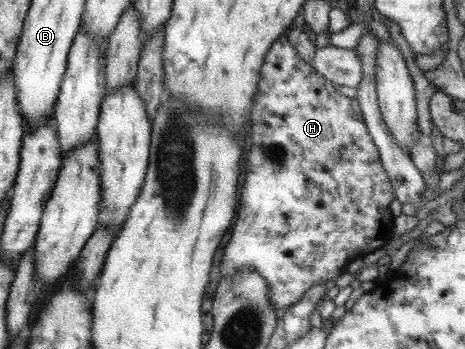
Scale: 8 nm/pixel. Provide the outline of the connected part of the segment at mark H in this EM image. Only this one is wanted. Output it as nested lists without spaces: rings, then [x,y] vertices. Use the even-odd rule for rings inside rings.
[[[285,34],[277,37],[272,46],[269,46],[255,89],[257,89],[257,92],[253,94],[254,104],[250,107],[249,116],[251,121],[251,132],[249,132],[251,147],[249,153],[245,156],[245,181],[242,185],[242,193],[238,197],[241,205],[236,214],[237,217],[233,224],[229,244],[225,246],[221,256],[221,264],[219,265],[220,280],[229,280],[237,272],[247,270],[247,268],[255,270],[267,284],[267,298],[269,298],[271,306],[275,306],[277,312],[280,313],[281,309],[292,306],[294,302],[297,302],[303,296],[303,293],[313,285],[323,285],[327,280],[335,280],[337,276],[344,272],[344,268],[349,262],[357,258],[363,258],[366,254],[380,249],[392,239],[394,216],[389,211],[389,202],[394,199],[394,194],[392,186],[383,171],[378,150],[373,144],[361,117],[358,103],[352,98],[345,98],[335,90],[333,84],[317,75],[309,65],[298,58]]]

